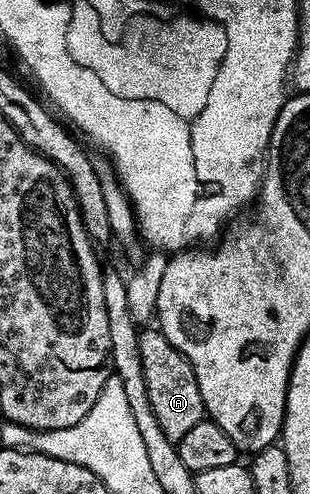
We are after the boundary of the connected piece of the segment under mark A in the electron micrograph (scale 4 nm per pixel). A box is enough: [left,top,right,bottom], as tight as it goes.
[139,328,205,444]

